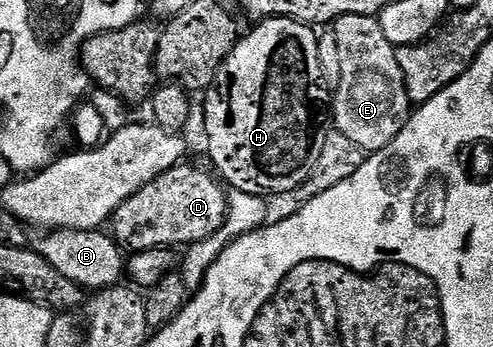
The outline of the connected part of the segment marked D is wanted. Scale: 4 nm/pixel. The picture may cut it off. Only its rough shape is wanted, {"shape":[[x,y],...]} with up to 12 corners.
{"shape":[[167,169],[111,220],[126,252],[177,249],[223,225],[226,188]]}

